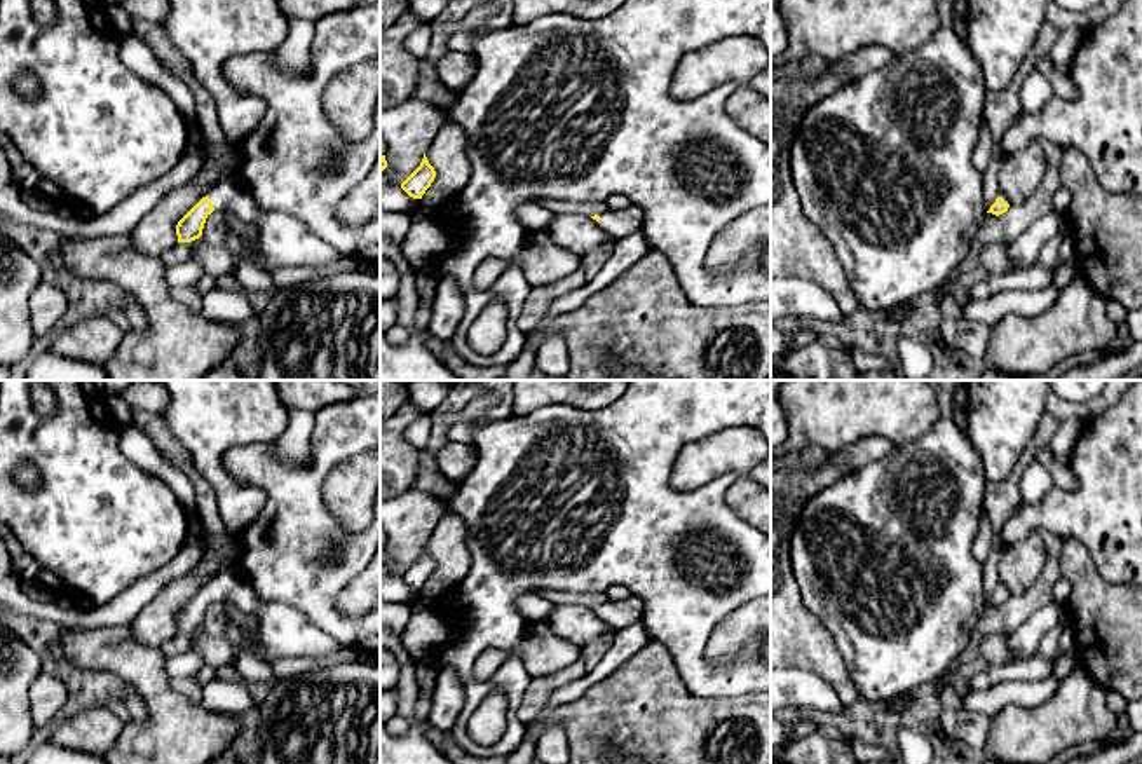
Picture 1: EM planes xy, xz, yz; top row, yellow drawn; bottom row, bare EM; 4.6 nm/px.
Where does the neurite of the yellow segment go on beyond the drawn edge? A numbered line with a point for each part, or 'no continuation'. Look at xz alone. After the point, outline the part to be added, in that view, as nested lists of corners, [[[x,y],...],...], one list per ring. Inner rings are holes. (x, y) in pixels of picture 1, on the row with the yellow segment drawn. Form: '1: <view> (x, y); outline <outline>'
1: xz (618, 224); outline [[[631,204],[622,211],[608,211],[600,216],[600,223],[612,239],[626,237],[642,229],[643,209]]]

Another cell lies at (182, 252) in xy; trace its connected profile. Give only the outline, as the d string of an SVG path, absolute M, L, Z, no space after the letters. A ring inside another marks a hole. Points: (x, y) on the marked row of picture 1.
M202 235L192 242L176 242L173 248L169 248L160 258L166 267L187 262L192 258L194 246L204 242Z

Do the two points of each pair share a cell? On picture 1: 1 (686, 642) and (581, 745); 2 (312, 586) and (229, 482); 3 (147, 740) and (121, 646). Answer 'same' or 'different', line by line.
1: different
2: different
3: same

